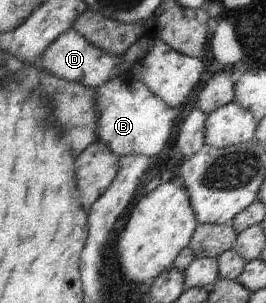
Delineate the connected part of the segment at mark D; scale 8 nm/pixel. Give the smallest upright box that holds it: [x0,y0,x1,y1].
[37,27,132,89]

